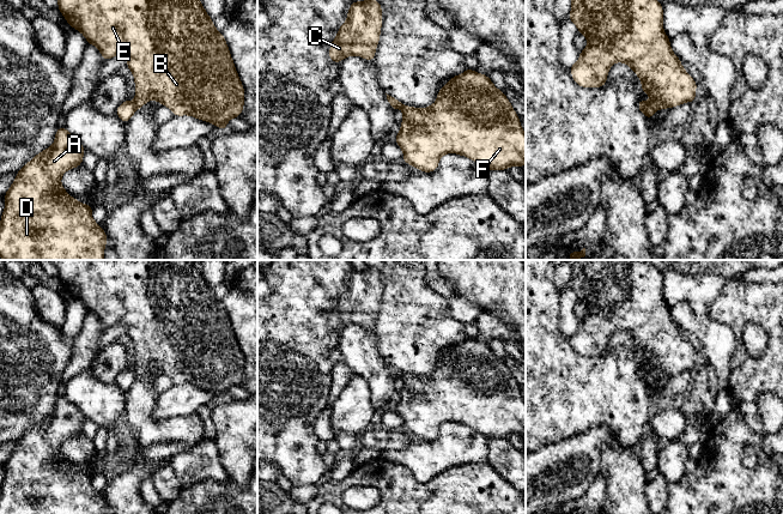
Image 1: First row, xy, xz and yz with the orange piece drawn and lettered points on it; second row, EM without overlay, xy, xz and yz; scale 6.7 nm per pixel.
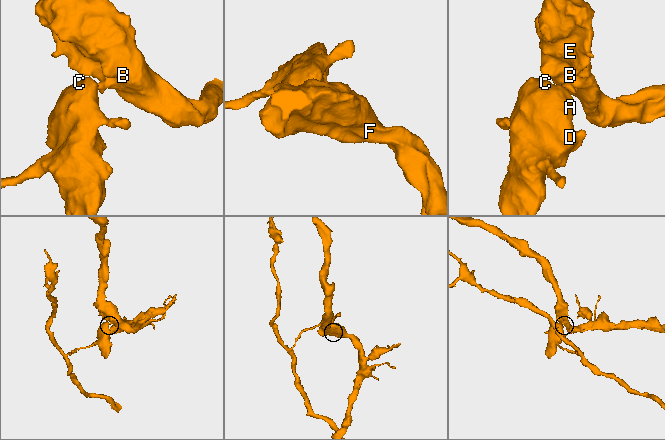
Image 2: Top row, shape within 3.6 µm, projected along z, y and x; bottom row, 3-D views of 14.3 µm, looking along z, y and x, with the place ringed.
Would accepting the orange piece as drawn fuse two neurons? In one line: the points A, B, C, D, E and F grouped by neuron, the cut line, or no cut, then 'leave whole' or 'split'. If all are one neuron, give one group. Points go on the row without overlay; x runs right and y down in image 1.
groups A C D / B E F; cut xy (133, 370), (135, 378); split

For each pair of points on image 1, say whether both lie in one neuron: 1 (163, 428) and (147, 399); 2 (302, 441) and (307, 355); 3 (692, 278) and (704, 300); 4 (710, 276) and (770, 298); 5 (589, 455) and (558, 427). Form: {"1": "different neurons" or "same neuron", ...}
{"1": "same neuron", "2": "same neuron", "3": "same neuron", "4": "different neurons", "5": "different neurons"}

